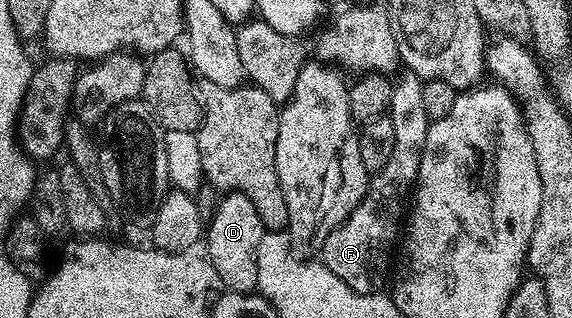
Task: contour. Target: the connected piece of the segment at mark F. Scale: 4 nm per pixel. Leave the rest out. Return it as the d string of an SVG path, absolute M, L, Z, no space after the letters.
M408 69L400 72L401 80L392 84L392 91L389 95L387 116L394 123L394 149L391 150L387 163L383 165L376 174L369 180L369 188L359 201L357 208L352 211L344 223L332 231L319 248L320 262L324 263L335 277L361 294L375 294L380 292L385 286L385 278L390 278L389 258L393 255L393 242L398 242L399 232L403 227L403 216L407 211L407 200L415 186L415 180L420 176L419 161L421 160L421 147L427 141L427 133L431 120L427 117L427 112L423 110L423 80L415 72Z

